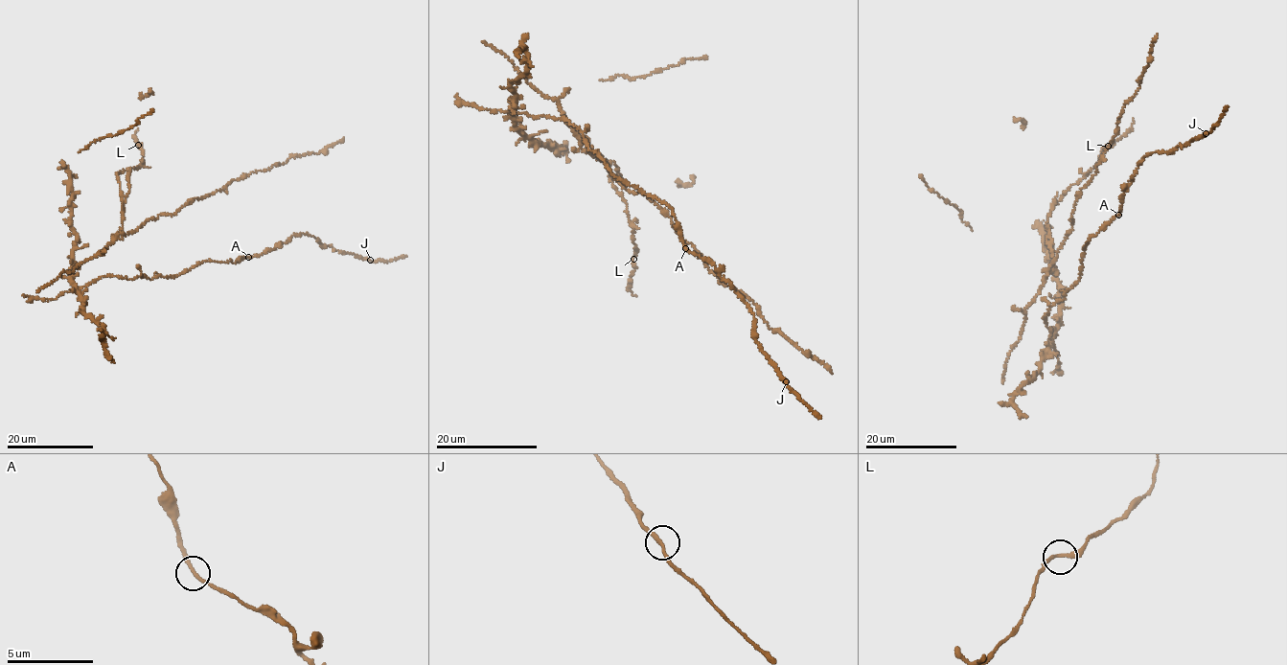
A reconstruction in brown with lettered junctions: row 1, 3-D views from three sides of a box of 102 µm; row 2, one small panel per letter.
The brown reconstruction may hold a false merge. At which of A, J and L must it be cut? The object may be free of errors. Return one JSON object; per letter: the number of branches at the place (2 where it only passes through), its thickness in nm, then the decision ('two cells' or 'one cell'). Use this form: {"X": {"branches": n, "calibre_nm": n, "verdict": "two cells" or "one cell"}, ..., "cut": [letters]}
{"A": {"branches": 2, "calibre_nm": 190, "verdict": "one cell"}, "J": {"branches": 2, "calibre_nm": 190, "verdict": "two cells"}, "L": {"branches": 2, "calibre_nm": 190, "verdict": "one cell"}, "cut": ["J"]}

